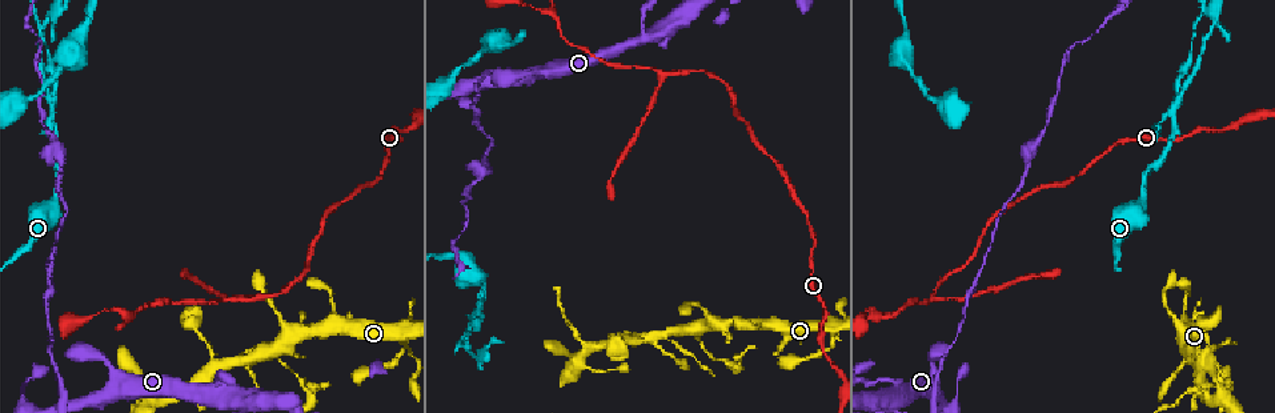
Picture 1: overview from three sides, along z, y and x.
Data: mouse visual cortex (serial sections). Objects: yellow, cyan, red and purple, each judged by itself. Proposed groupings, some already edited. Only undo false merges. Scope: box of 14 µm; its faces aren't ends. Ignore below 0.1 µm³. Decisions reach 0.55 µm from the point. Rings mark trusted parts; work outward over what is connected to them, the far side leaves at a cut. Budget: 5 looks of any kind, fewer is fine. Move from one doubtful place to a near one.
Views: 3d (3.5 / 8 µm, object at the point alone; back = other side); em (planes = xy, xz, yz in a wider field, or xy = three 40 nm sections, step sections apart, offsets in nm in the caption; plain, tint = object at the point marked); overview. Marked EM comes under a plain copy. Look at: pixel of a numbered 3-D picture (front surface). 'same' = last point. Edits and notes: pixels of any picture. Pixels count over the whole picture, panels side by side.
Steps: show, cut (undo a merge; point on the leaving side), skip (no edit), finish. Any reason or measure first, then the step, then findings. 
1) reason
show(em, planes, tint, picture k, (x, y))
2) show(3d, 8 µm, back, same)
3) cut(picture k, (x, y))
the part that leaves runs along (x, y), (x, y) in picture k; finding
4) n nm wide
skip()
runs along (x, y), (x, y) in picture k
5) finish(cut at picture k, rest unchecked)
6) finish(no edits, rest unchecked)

side arm on a straight run
show(3d, 8 µm, picture 1, (933, 301))

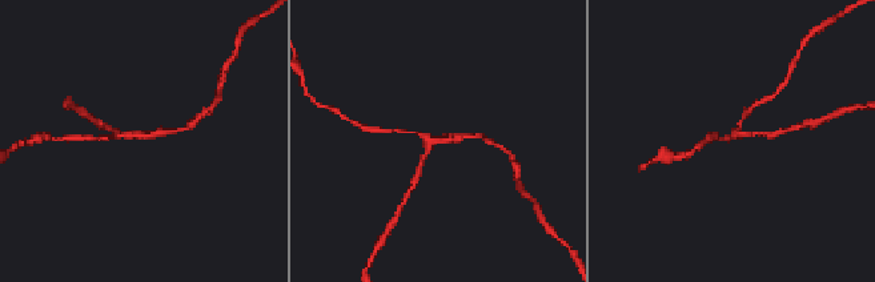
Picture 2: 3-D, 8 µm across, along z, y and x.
show(3d, 3.5 µm, picture 2, (435, 140))

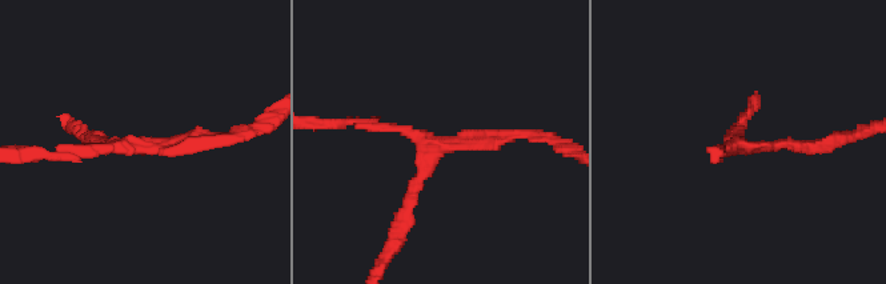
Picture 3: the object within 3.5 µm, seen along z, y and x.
3 arms; arms of 150, 150, 150 nm; shape alone is not enough
show(em, xy, step 2, tint, picture 3, (741, 146))

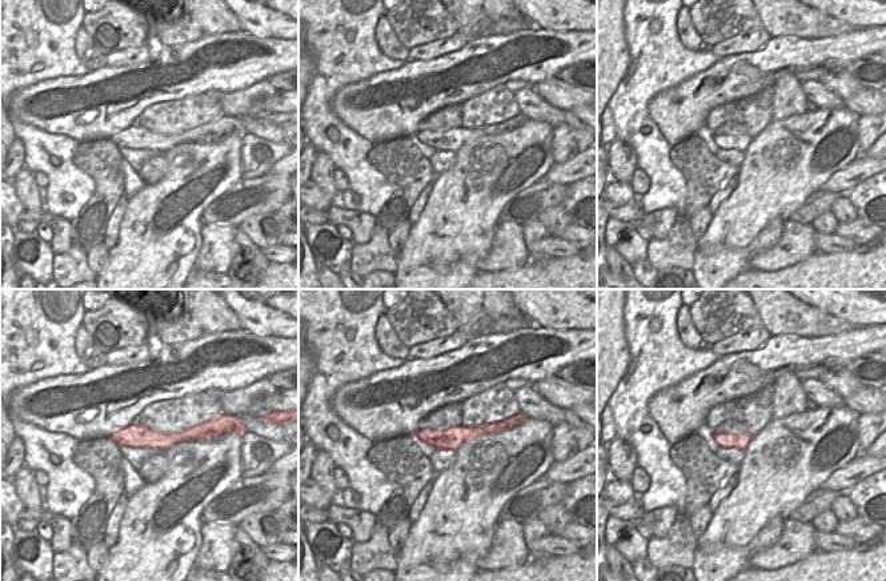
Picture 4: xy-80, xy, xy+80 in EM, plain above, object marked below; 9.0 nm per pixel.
skip()
runs along (207, 435), (173, 439), (115, 437) in picture 4; one cell here

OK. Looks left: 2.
arms run side by side
show(3d, 3.5 µm, back, picture 1, (1181, 97))

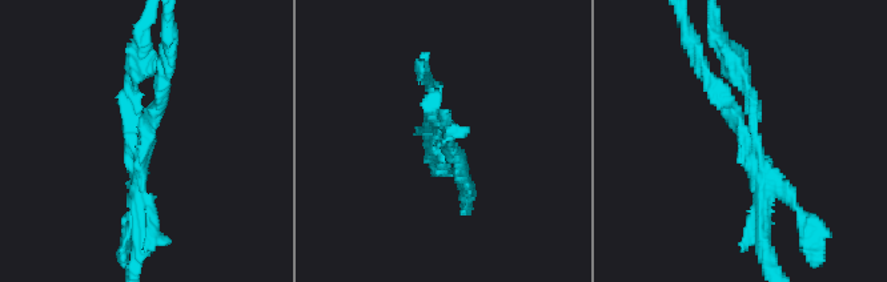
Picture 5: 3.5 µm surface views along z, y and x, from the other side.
3 arms; arms of 150, 200, 200 nm; now the EM
show(em, xy, step 3, tint, picture 5, (749, 138))

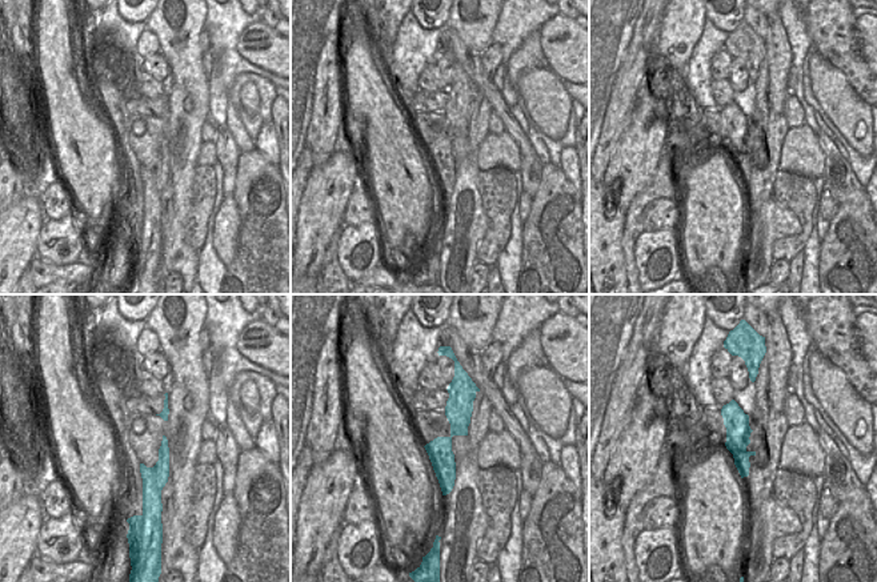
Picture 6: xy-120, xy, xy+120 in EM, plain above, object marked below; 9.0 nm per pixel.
skip()
all the same cell

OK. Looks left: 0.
finish(no edits, rest unchecked)

